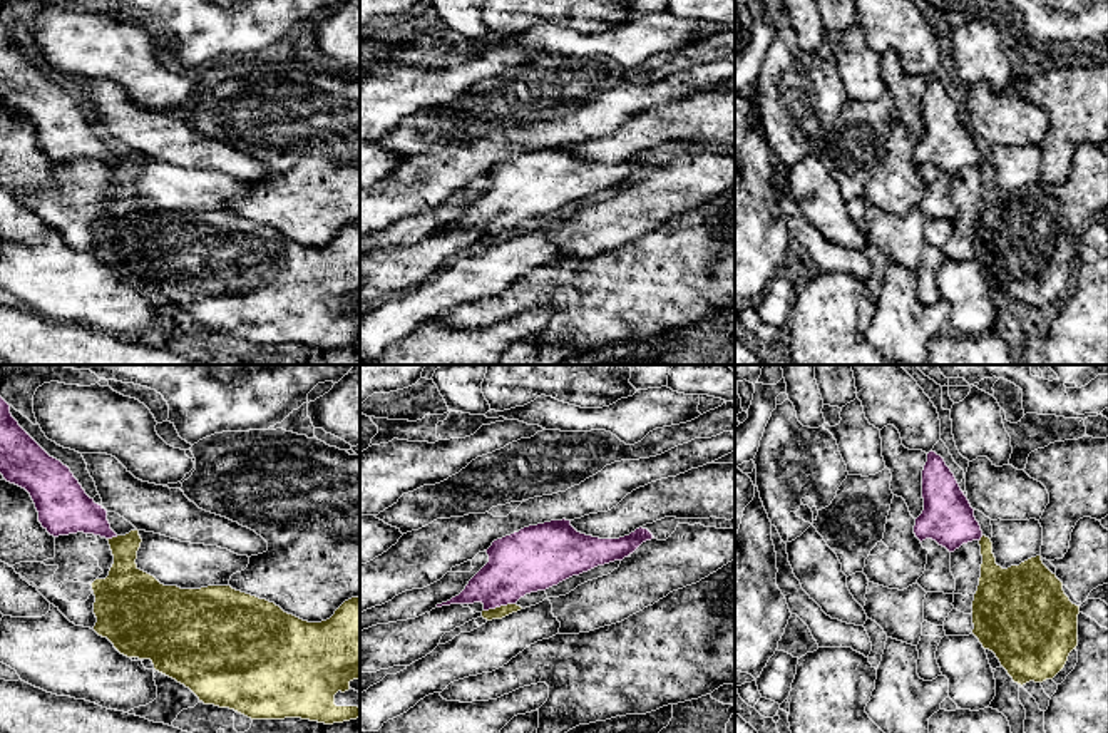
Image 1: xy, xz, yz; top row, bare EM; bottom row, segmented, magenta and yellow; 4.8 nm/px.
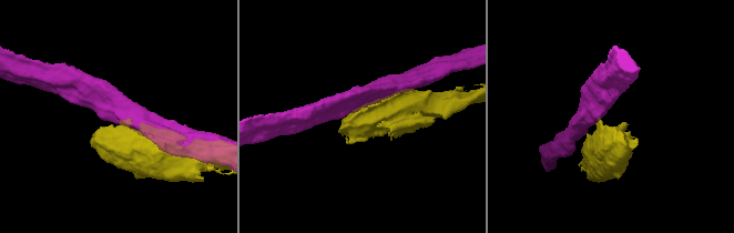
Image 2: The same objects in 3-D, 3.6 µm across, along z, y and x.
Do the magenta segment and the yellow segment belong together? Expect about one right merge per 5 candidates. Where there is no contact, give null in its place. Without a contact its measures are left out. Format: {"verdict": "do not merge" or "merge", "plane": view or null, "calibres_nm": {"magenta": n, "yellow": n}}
{"verdict": "do not merge", "plane": "xz", "calibres_nm": {"magenta": 300, "yellow": 60}}

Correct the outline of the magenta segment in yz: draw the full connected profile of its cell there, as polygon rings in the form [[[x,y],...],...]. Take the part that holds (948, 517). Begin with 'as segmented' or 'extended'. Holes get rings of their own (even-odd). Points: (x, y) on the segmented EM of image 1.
as segmented; [[[932,450],[922,470],[922,499],[924,510],[914,525],[921,542],[932,539],[954,552],[962,544],[981,541],[982,531],[974,509],[944,459]]]

